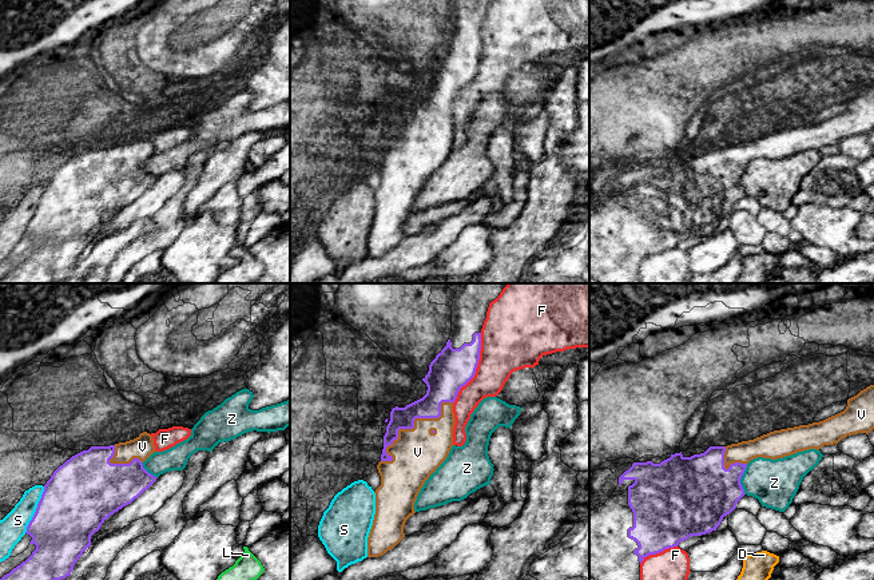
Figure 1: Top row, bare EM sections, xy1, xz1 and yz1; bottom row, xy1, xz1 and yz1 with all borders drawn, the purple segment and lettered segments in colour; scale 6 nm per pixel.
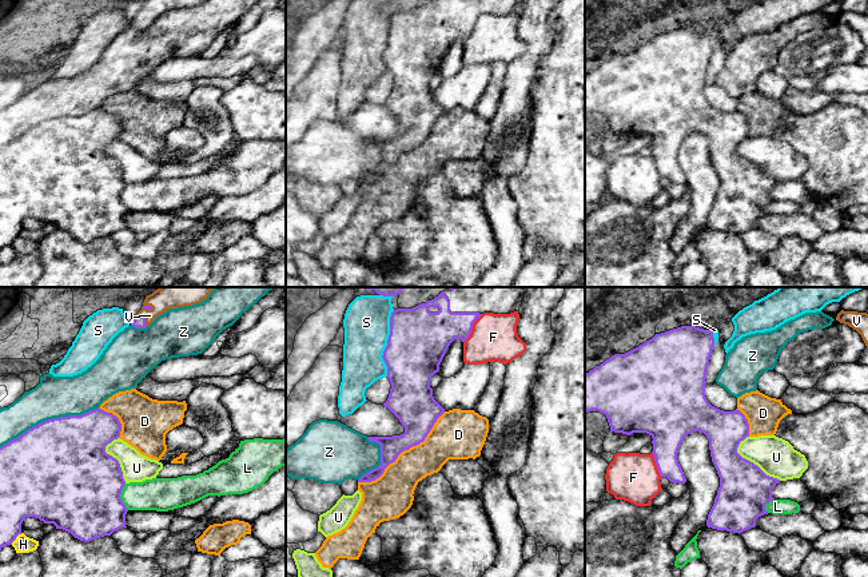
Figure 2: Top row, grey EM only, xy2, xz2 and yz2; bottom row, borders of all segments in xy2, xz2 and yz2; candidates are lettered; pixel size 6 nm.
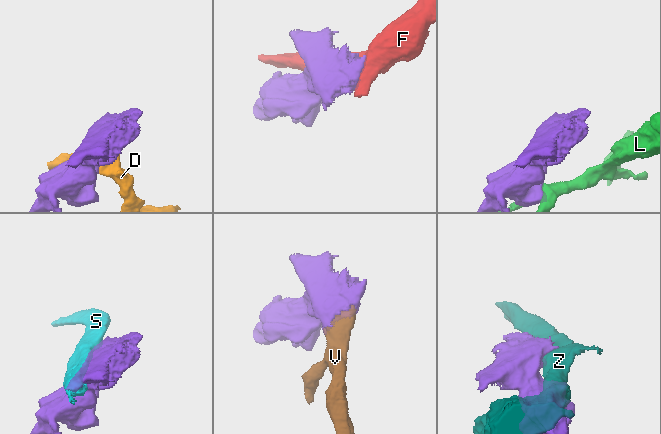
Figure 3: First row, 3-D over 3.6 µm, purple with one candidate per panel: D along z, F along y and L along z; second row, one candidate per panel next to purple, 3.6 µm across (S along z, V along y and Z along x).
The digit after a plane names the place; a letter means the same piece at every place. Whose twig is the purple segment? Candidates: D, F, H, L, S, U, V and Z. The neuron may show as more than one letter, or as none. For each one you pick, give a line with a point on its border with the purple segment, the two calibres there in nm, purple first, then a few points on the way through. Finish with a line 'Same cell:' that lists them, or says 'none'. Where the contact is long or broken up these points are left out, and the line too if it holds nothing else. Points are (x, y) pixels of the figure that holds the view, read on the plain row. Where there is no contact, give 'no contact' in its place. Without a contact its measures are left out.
V: meets purple in xz1 at (413, 127); 140 nm thick on the purple side, 300 nm on the other
Same cell: V

